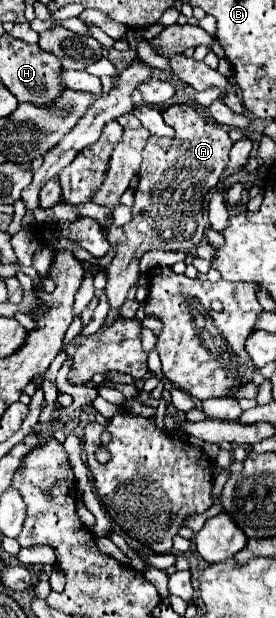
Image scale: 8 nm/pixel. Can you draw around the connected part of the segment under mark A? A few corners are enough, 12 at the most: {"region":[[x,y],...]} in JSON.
{"region":[[187,105],[143,149],[133,219],[111,225],[117,319],[149,249],[191,253],[233,141]]}

